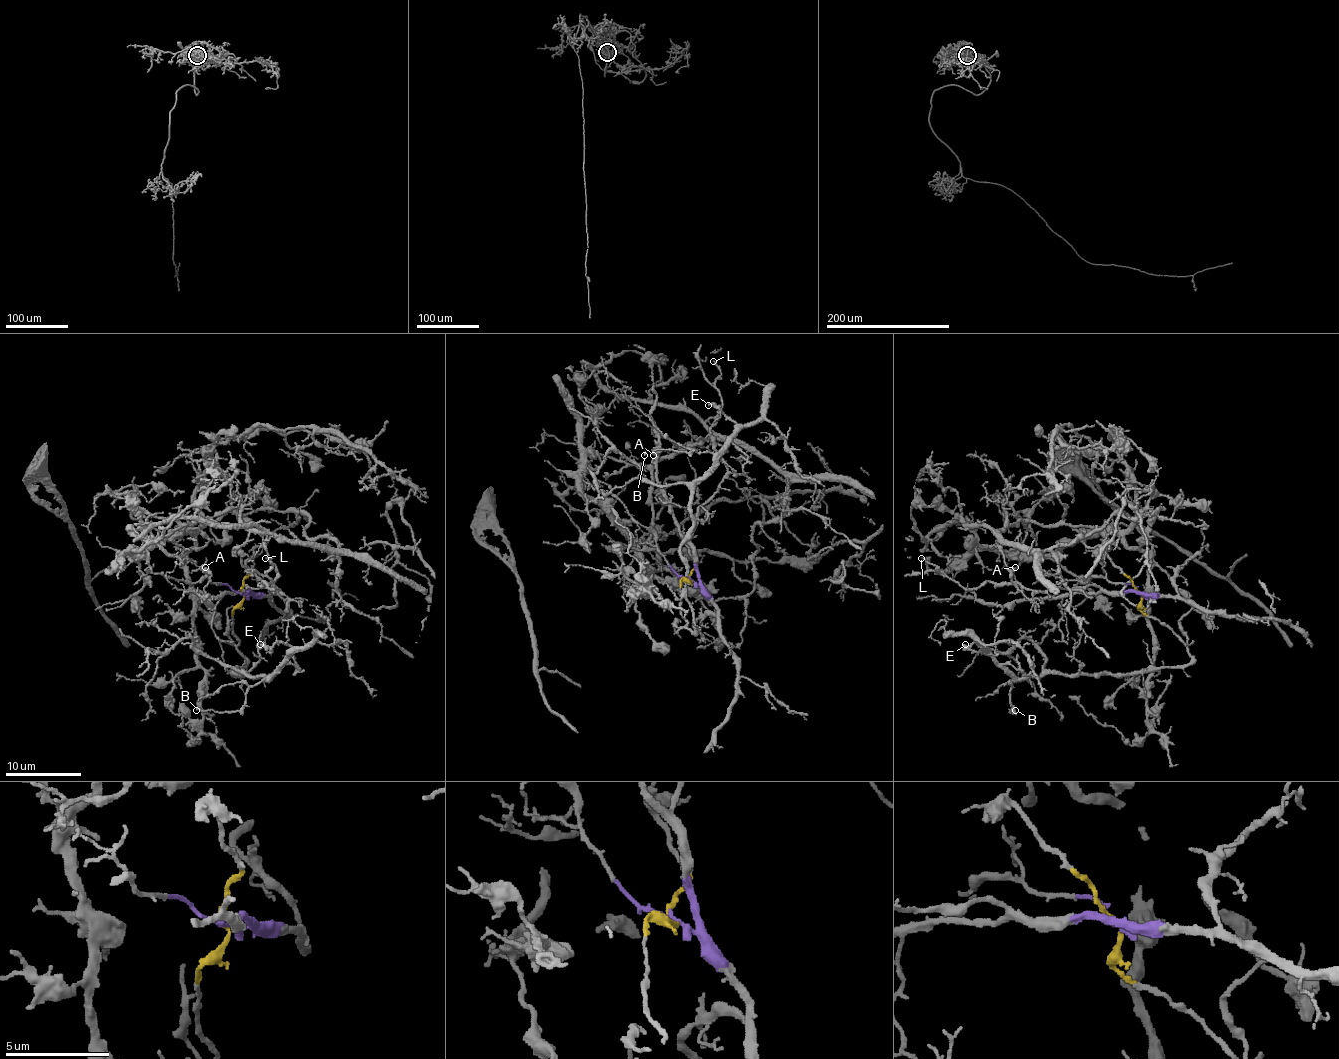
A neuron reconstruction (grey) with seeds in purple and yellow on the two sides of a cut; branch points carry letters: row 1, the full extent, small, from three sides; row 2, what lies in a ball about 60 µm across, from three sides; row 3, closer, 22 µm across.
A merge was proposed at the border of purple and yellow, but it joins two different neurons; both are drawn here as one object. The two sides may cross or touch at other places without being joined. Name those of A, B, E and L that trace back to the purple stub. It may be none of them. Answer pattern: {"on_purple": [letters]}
{"on_purple": ["A", "L"]}

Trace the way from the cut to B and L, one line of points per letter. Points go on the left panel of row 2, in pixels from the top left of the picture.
B: (241, 593), (231, 614), (246, 664), (233, 675), (265, 679), (248, 688), (235, 711), (197, 709)
L: (241, 593), (250, 593), (243, 587), (279, 589), (262, 582), (273, 587), (267, 572), (273, 565), (265, 557)

